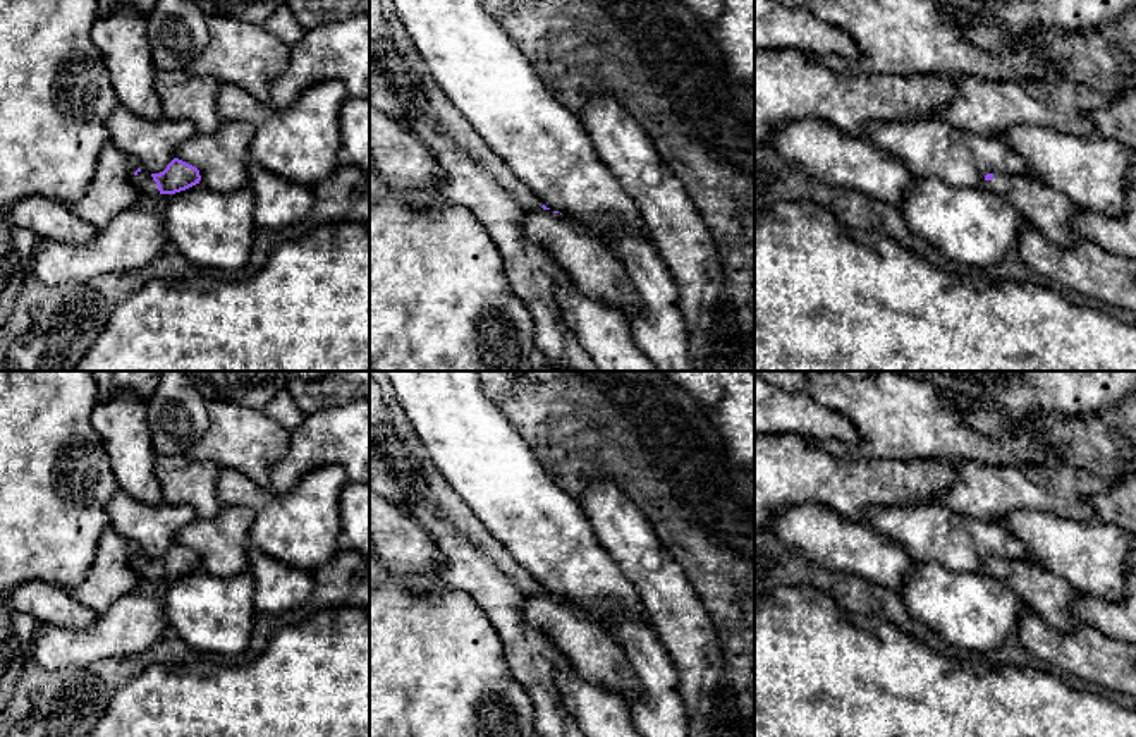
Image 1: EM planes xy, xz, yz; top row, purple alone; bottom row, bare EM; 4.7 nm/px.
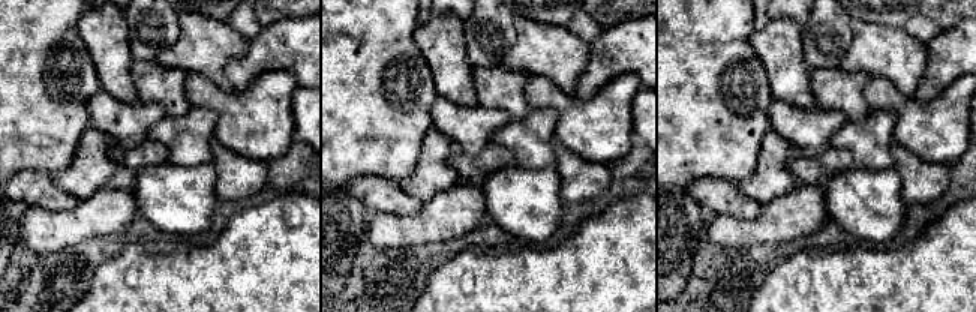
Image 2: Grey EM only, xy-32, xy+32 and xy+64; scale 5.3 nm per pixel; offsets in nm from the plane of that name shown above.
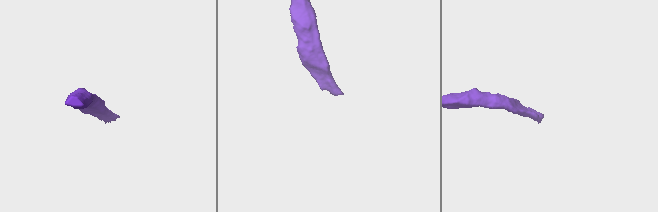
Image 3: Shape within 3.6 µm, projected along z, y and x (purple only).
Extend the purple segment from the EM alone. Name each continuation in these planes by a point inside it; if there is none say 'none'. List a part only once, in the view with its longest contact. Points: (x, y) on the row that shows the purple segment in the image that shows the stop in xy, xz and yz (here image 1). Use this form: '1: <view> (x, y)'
1: xy (143, 181)

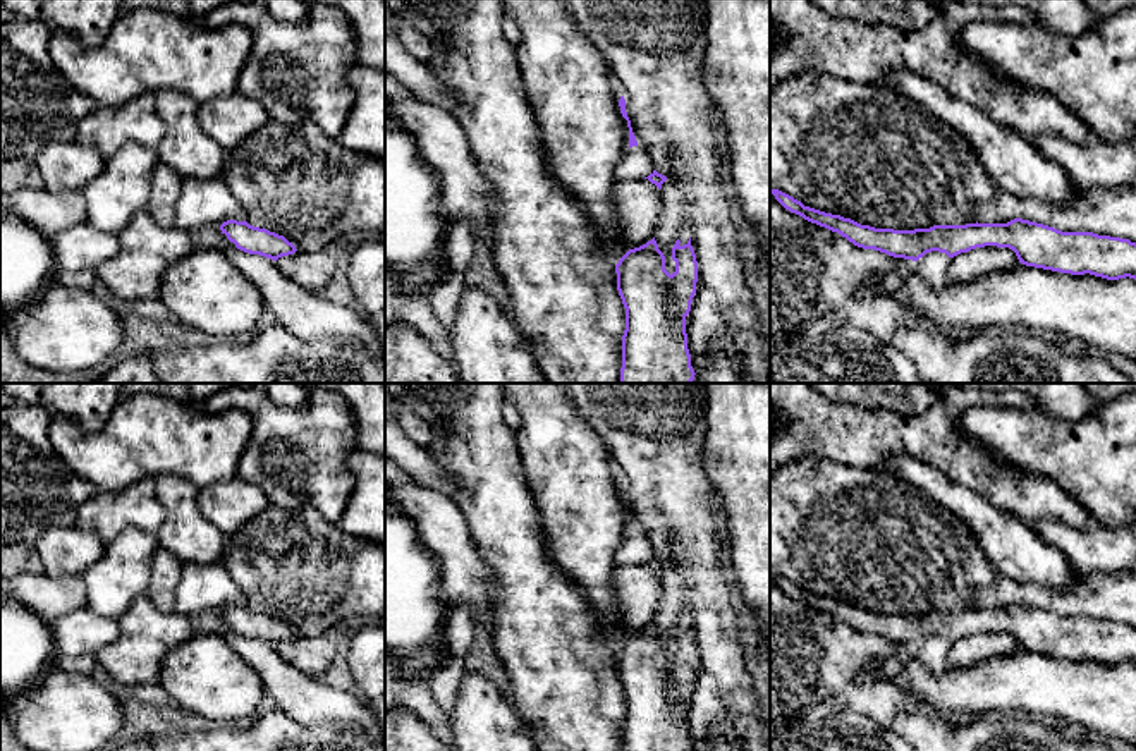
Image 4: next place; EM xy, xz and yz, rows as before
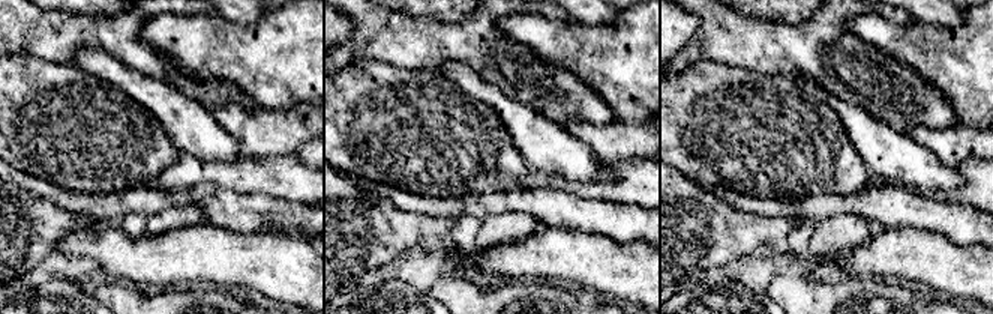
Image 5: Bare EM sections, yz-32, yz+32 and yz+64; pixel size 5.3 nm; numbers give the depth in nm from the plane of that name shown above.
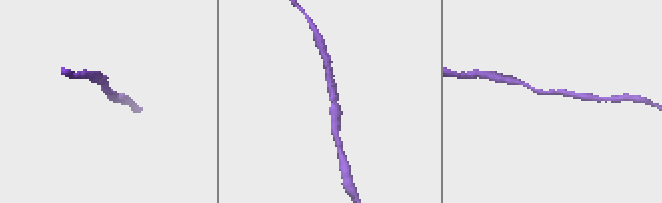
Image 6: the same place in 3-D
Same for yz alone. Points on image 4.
none

